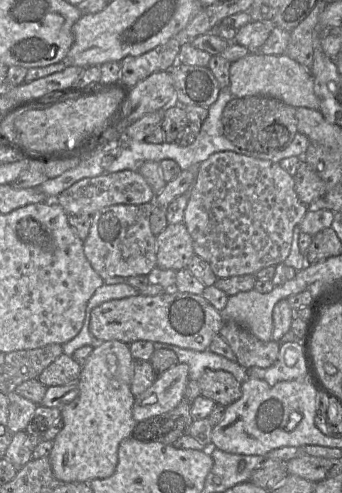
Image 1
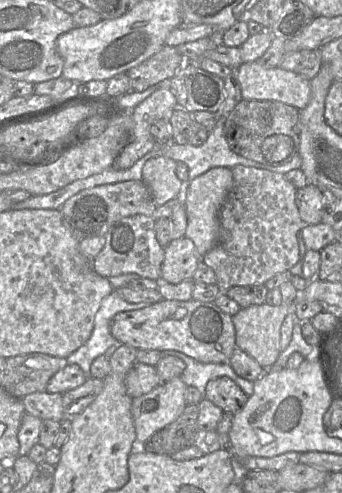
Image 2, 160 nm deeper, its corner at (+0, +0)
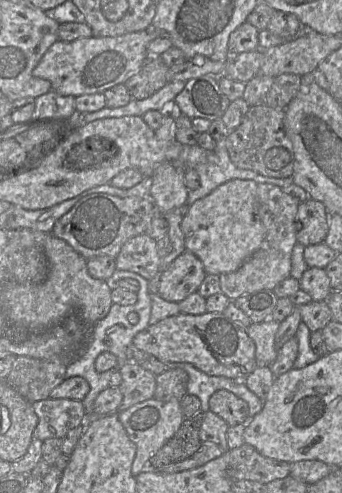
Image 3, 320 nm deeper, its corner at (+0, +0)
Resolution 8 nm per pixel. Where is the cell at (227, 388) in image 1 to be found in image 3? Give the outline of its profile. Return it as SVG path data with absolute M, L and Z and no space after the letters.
M220 389L214 392L209 400L209 409L225 420L229 426L248 424L247 402L228 390Z

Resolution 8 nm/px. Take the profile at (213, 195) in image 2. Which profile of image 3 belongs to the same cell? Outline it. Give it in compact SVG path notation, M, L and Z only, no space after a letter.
M252 180L227 181L195 201L182 219L185 248L200 259L206 274L236 271L263 242L265 227L257 215L257 185Z

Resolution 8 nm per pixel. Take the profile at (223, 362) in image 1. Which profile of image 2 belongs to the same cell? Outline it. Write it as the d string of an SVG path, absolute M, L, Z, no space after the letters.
M176 350L161 351L161 357L169 355L177 356L184 361L186 366L181 379L187 386L196 387L202 394L202 399L205 398L207 383L220 376L231 378L248 396L254 392L254 382L240 377L229 363L204 363Z

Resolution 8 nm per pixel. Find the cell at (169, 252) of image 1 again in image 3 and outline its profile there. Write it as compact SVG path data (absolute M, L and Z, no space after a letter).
M185 250L162 272L157 294L165 301L179 303L198 292L205 276L200 259Z

